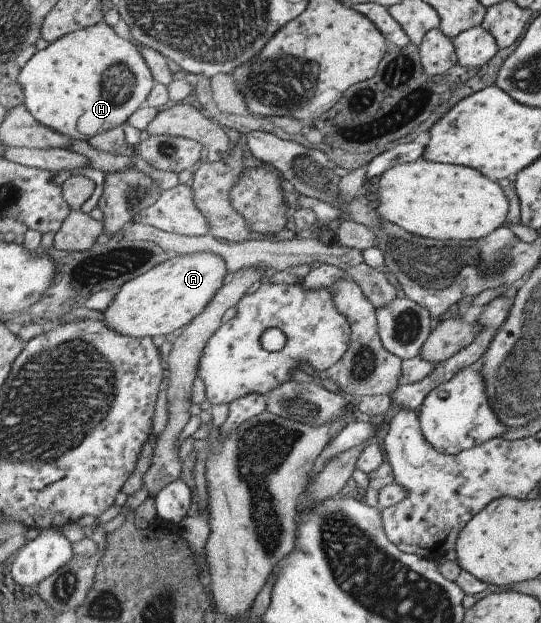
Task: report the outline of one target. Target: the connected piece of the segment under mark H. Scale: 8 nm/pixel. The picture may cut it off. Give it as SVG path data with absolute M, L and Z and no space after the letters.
M102 21L98 23L98 25L70 33L62 37L59 41L50 43L44 50L37 51L35 57L25 66L25 69L22 69L20 85L22 90L25 91L25 105L39 123L76 140L88 141L91 137L96 135L96 133L108 132L109 130L123 126L125 121L128 121L128 117L132 117L138 109L146 105L150 93L152 92L152 87L154 87L154 80L153 71L150 70L149 63L145 61L143 53L138 51L138 47L136 47L131 40L122 39L108 23Z

